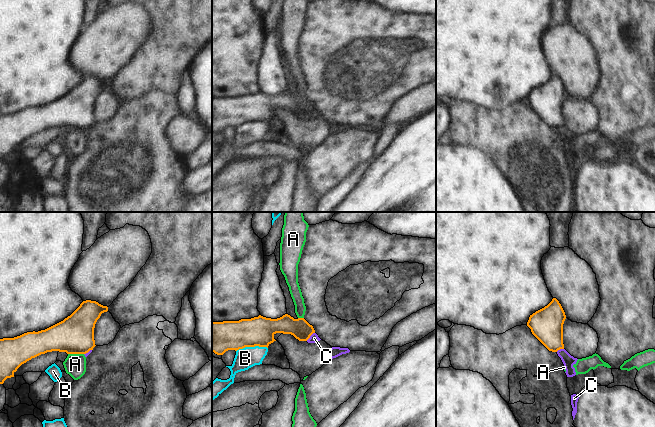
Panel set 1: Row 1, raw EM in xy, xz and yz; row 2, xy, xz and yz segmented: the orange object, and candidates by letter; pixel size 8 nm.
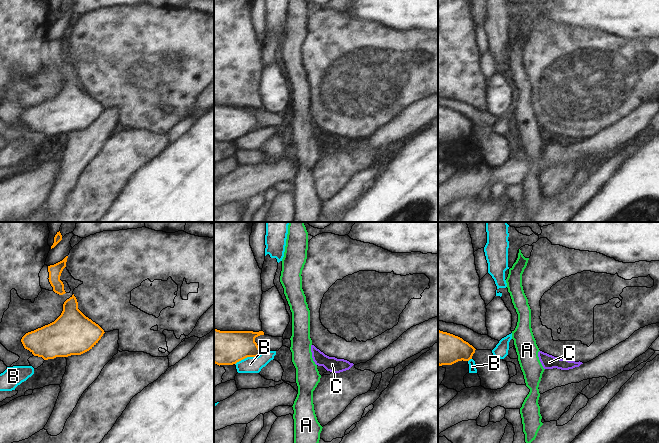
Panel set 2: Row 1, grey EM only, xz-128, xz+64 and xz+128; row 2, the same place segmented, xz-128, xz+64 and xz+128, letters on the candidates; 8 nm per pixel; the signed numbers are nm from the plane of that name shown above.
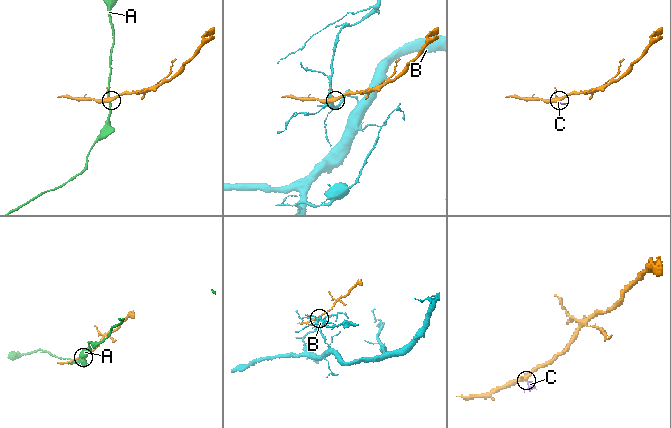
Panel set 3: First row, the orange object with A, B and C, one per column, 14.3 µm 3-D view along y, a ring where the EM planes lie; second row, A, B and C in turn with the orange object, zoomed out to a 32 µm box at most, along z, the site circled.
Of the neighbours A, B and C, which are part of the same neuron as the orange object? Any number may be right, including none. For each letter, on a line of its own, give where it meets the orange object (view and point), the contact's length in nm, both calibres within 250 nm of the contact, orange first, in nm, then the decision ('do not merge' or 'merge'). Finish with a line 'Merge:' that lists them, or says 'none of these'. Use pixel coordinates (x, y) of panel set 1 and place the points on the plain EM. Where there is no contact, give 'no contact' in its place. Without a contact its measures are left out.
A: meets orange in xy at (76, 129); contact 130 nm long; 300 nm thick on the orange side, 180 nm on the other; do not merge
B: meets orange in xz at (251, 122); contact 260 nm long; 240 nm thick on the orange side, 170 nm on the other; do not merge
C: meets orange in xz at (310, 111); contact 100 nm long; 160 nm thick on the orange side, 70 nm on the other; do not merge
Merge: none of these

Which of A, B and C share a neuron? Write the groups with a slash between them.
A / B / C

